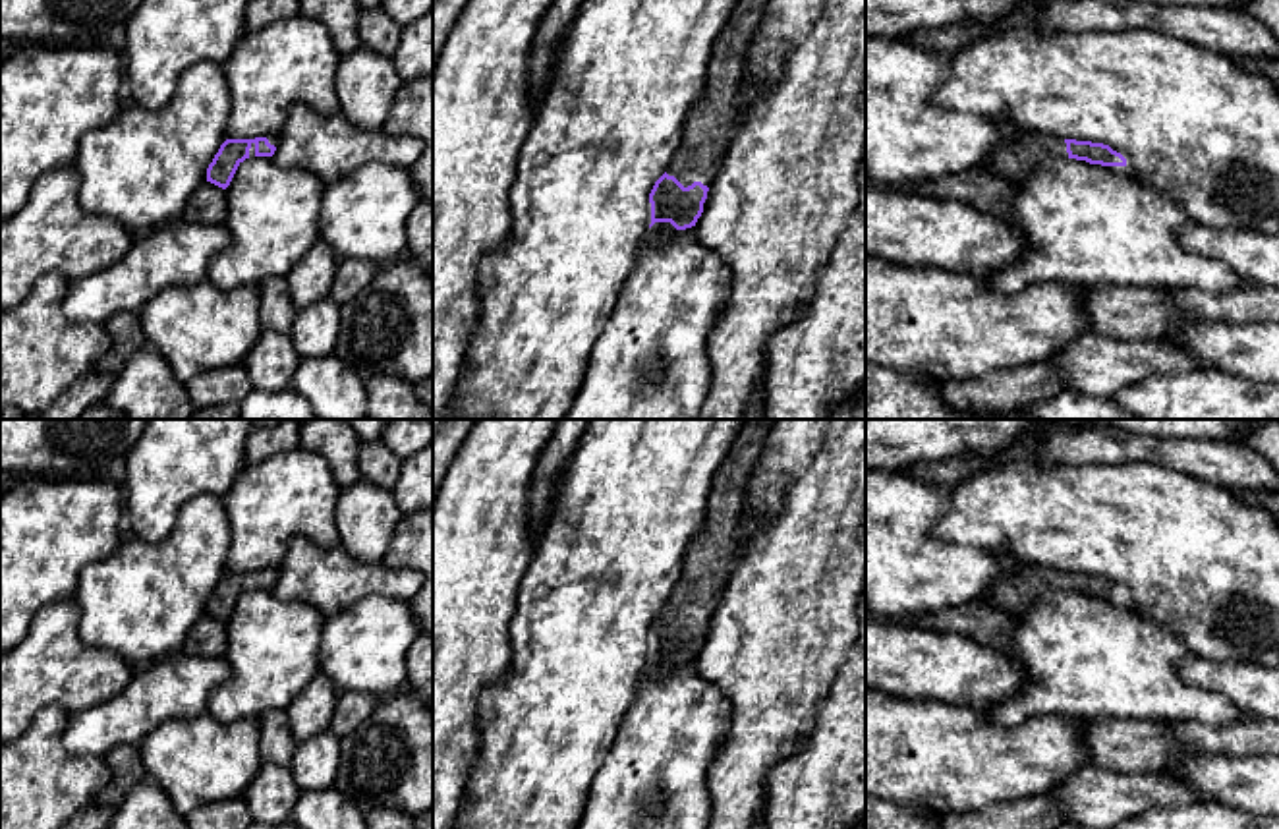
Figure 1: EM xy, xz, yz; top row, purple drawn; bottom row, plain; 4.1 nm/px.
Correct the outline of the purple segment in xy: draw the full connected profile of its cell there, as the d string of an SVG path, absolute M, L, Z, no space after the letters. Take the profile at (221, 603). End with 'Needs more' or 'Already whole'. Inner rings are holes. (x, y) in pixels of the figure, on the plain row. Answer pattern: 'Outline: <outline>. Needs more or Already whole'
Outline: M278 566L255 572L226 572L207 601L207 615L226 622L245 591L272 589L278 576Z. Needs more

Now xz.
Outline: M748 419L717 470L707 497L705 524L690 541L682 557L682 574L649 626L649 661L655 655L670 655L676 663L686 663L701 649L707 624L734 568L736 529L748 479L773 421Z. Needs more

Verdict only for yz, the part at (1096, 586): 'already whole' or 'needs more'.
needs more

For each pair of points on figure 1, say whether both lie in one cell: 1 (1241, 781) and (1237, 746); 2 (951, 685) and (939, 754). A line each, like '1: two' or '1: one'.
1: two
2: two

